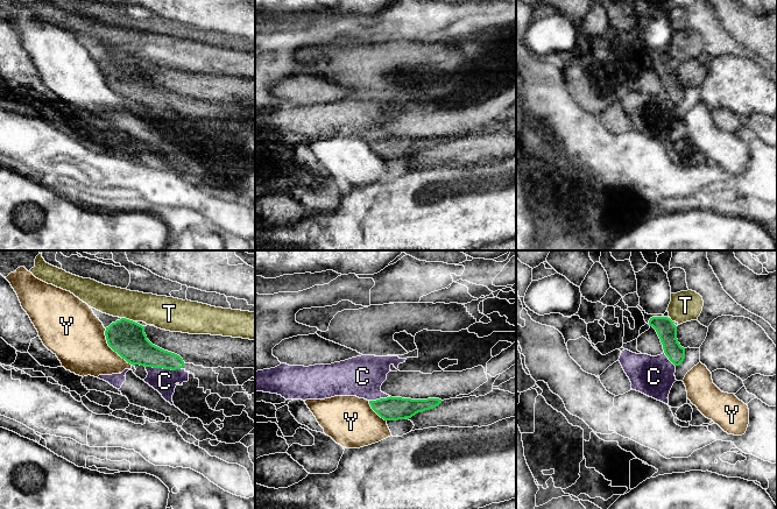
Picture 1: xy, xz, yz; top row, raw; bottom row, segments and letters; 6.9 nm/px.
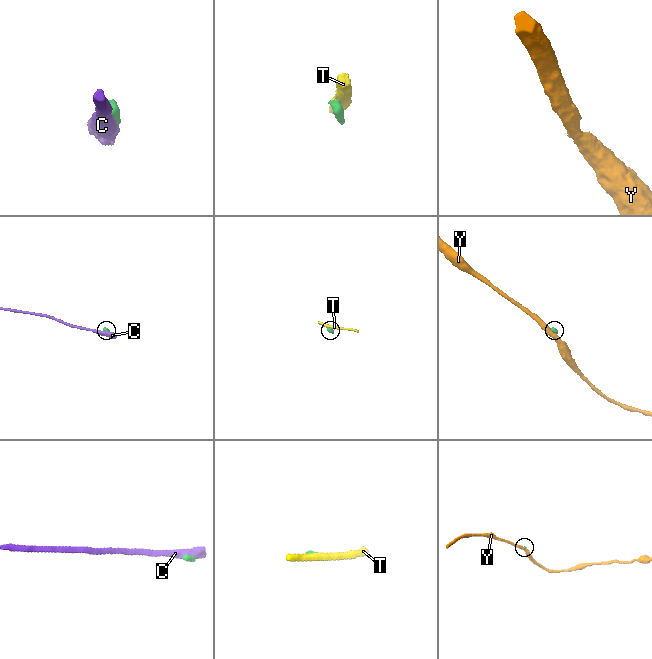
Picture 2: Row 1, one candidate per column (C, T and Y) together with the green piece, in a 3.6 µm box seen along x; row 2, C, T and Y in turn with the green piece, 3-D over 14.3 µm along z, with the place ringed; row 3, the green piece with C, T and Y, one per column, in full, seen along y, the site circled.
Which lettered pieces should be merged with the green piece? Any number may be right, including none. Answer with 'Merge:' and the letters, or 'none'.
Merge: none

